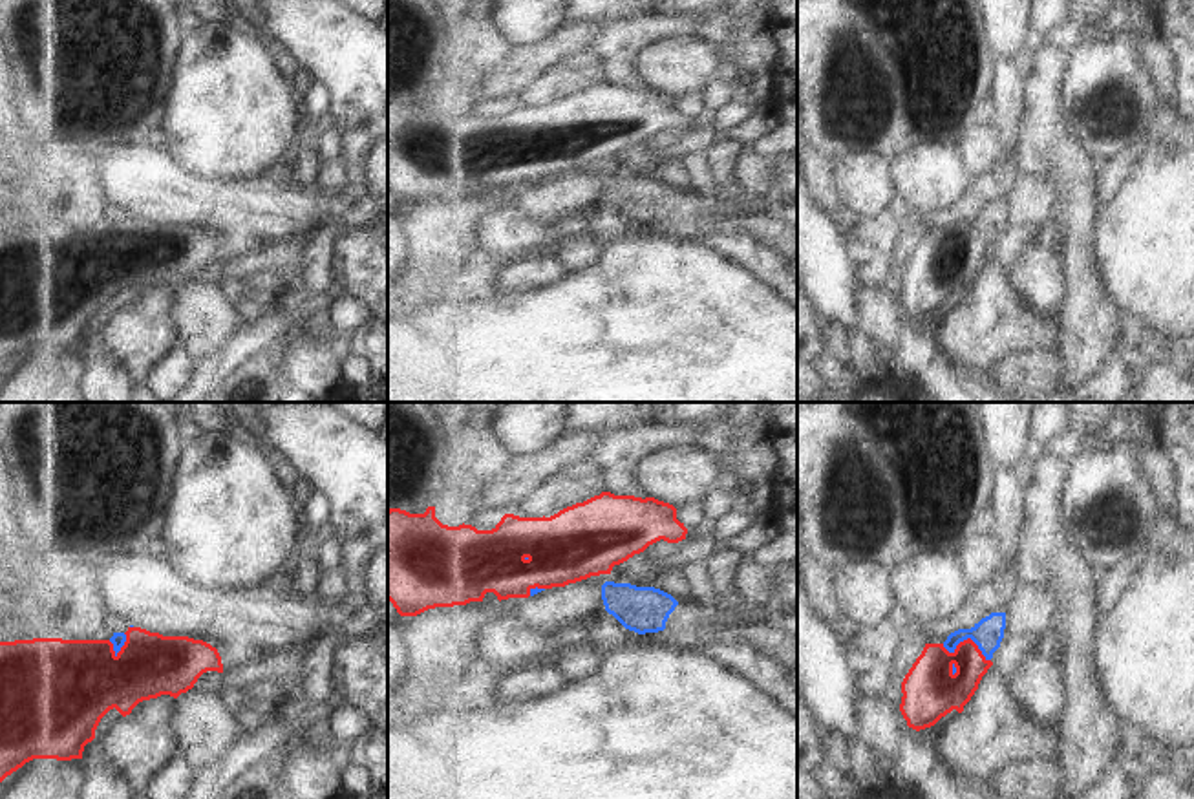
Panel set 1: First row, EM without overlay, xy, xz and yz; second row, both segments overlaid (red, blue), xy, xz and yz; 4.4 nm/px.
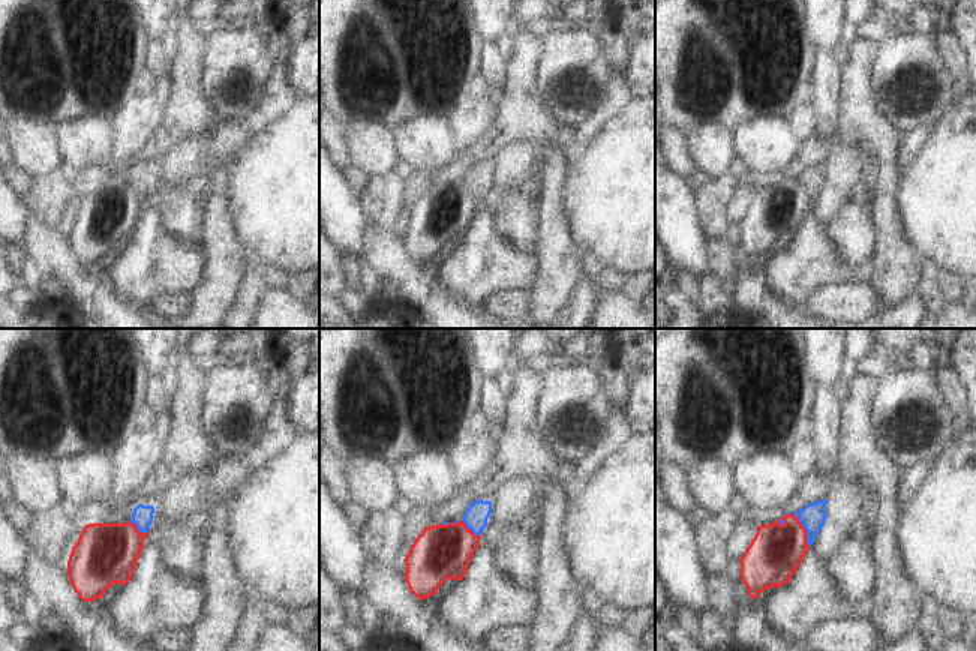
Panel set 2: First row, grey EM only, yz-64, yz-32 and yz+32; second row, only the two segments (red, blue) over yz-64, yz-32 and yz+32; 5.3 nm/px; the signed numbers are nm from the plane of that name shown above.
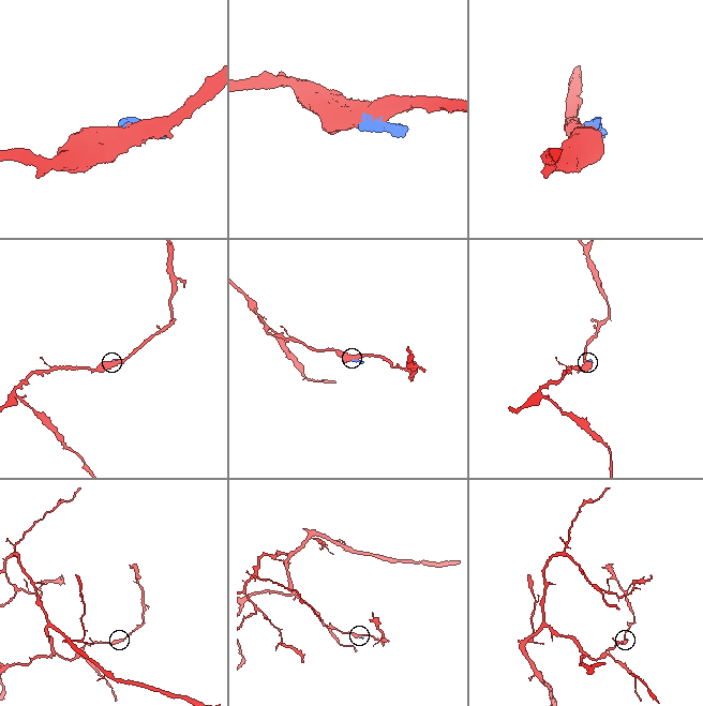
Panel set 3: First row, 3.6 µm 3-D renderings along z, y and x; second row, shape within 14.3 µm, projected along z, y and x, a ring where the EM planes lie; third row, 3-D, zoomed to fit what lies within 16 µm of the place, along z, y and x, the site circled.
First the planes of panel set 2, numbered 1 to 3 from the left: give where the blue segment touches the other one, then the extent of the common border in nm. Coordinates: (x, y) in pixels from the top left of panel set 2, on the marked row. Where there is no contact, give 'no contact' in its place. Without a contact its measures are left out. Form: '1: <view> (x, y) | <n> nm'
1: yz-64 (137, 530) | 110 nm
2: yz-32 (470, 530) | 130 nm
3: yz+32 (805, 531) | 190 nm

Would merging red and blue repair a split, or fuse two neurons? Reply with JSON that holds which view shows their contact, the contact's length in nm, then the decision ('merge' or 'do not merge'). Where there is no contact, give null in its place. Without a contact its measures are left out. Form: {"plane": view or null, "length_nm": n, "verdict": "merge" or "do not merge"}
{"plane": "yz", "length_nm": 220, "verdict": "do not merge"}

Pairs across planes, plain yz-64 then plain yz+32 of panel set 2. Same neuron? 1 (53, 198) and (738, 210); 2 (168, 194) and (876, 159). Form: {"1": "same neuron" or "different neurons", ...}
{"1": "different neurons", "2": "different neurons"}

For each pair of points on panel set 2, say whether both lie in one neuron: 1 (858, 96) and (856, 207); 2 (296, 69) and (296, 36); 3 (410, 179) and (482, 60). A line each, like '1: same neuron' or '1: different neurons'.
1: different neurons
2: same neuron
3: same neuron

